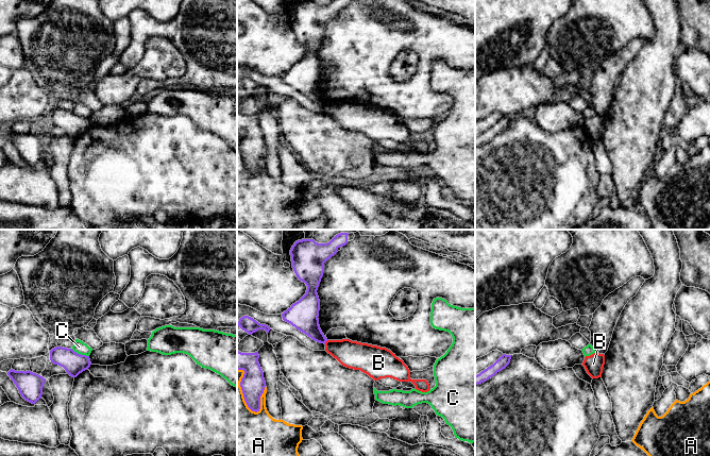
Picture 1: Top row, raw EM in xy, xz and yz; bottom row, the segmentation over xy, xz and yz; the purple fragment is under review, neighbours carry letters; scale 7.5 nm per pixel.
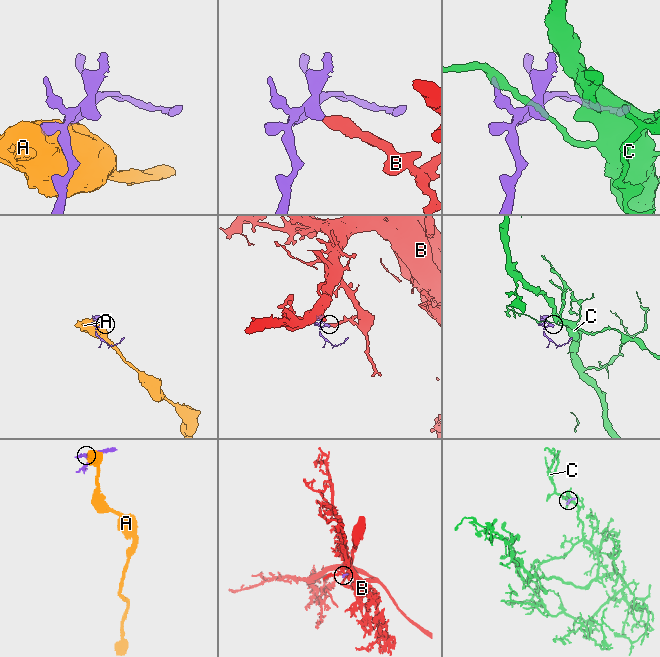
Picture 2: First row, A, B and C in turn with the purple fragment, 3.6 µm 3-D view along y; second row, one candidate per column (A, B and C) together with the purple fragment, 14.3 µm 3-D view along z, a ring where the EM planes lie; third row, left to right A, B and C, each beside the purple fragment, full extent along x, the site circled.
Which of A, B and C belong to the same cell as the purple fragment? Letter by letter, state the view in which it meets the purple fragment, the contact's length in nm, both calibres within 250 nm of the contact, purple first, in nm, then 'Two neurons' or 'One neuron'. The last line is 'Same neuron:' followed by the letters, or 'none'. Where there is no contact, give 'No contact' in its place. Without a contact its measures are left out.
A: Touches purple in xz. Shared border 360 nm. Thickness 180 nm (purple) against 280 nm. Two neurons
B: Touches purple in xz. Shared border 40 nm. Thickness 200 nm (purple) against 220 nm. Two neurons
C: Touches purple in xy. Shared border 150 nm. Thickness 160 nm (purple) against 90 nm. Two neurons
Same neuron: none

